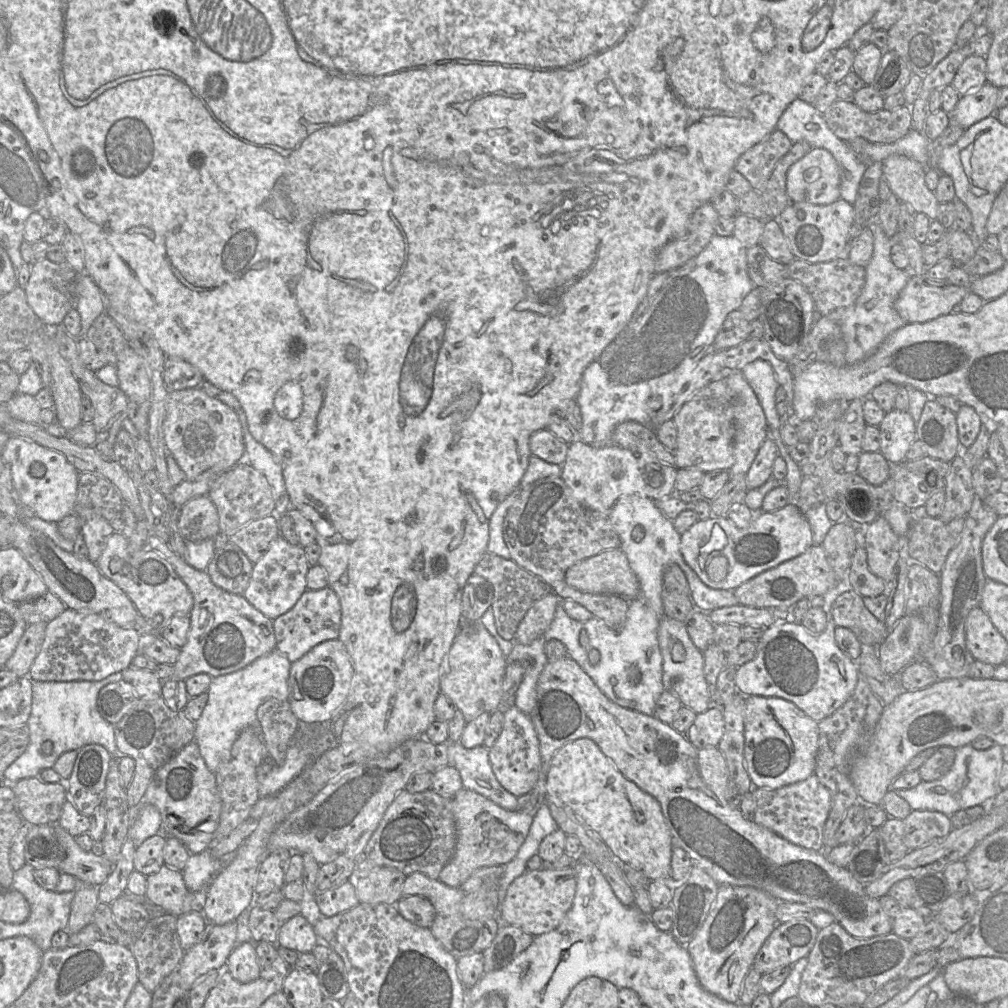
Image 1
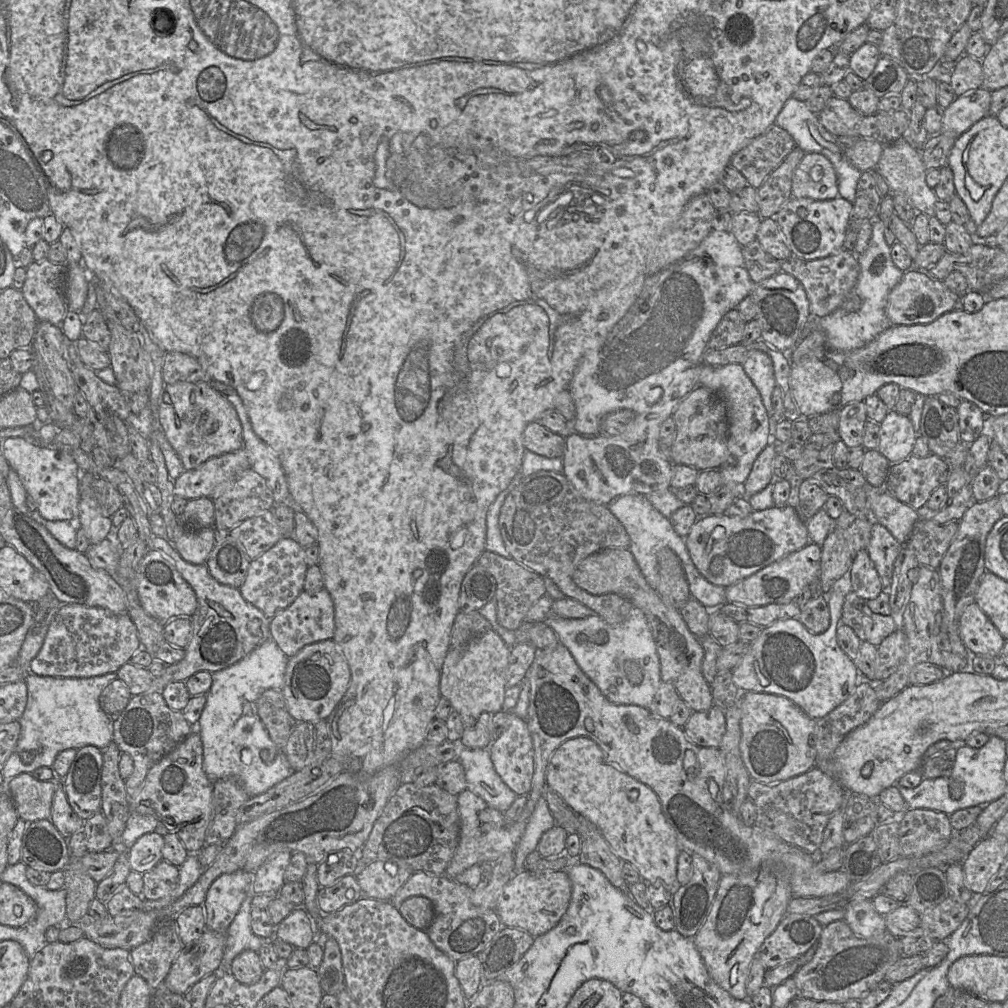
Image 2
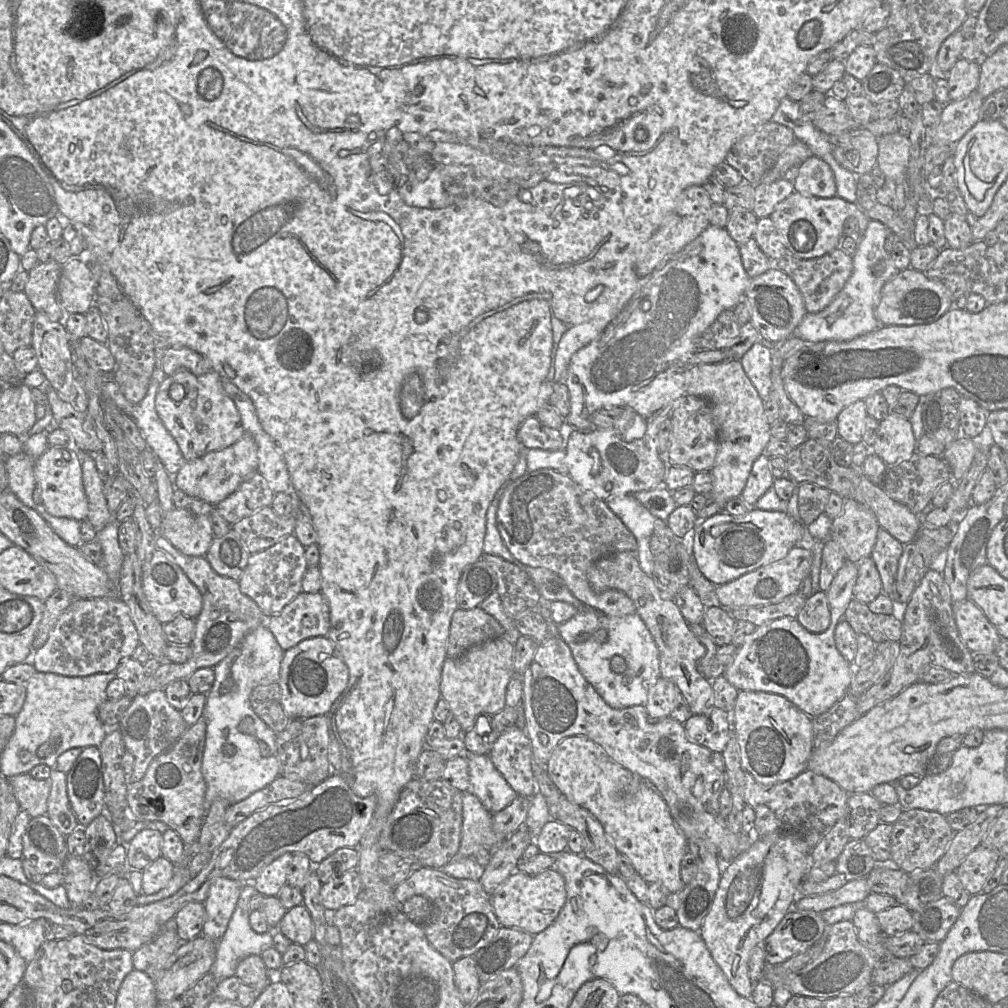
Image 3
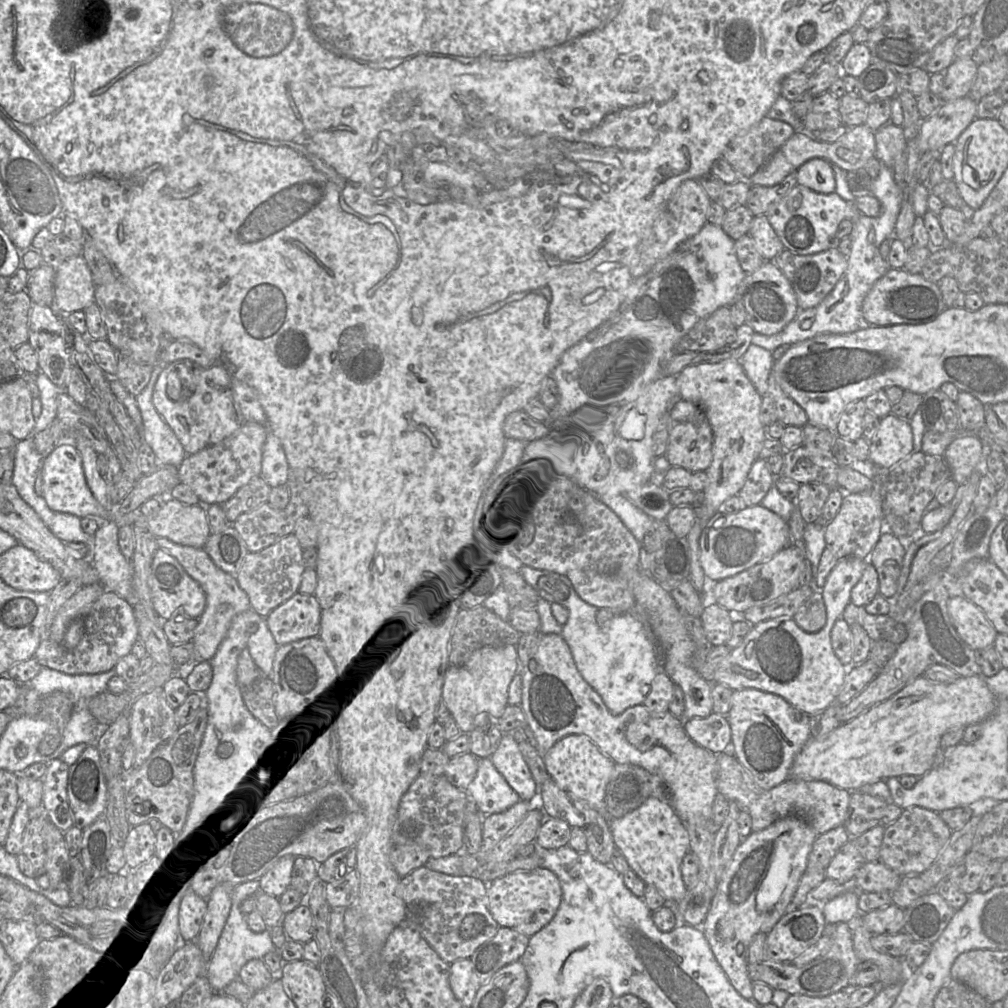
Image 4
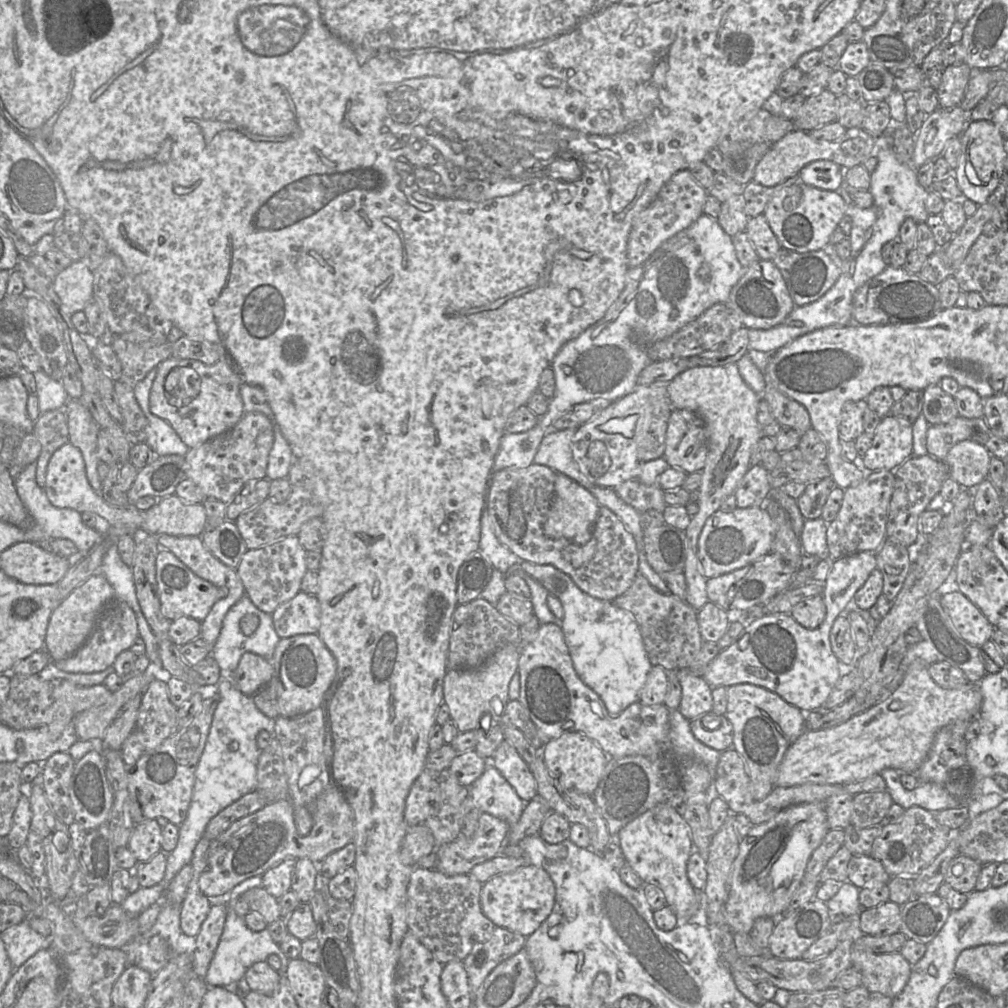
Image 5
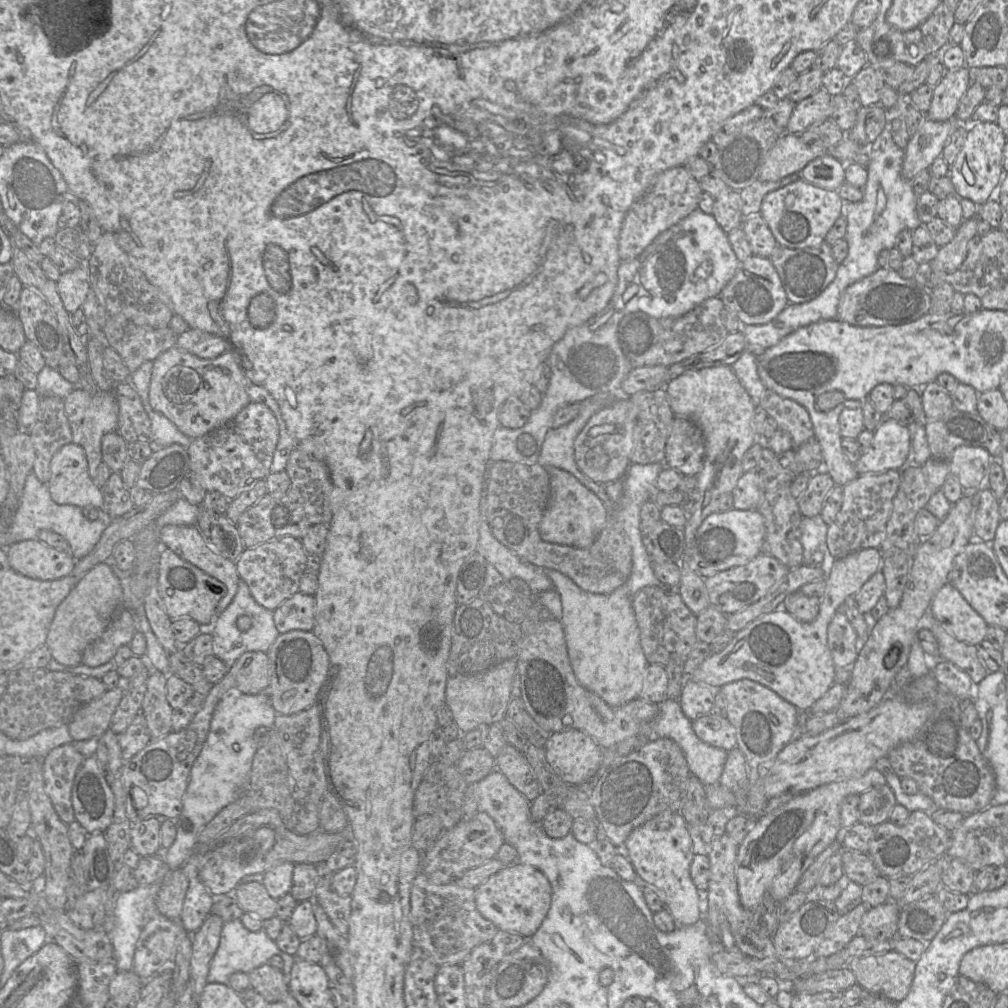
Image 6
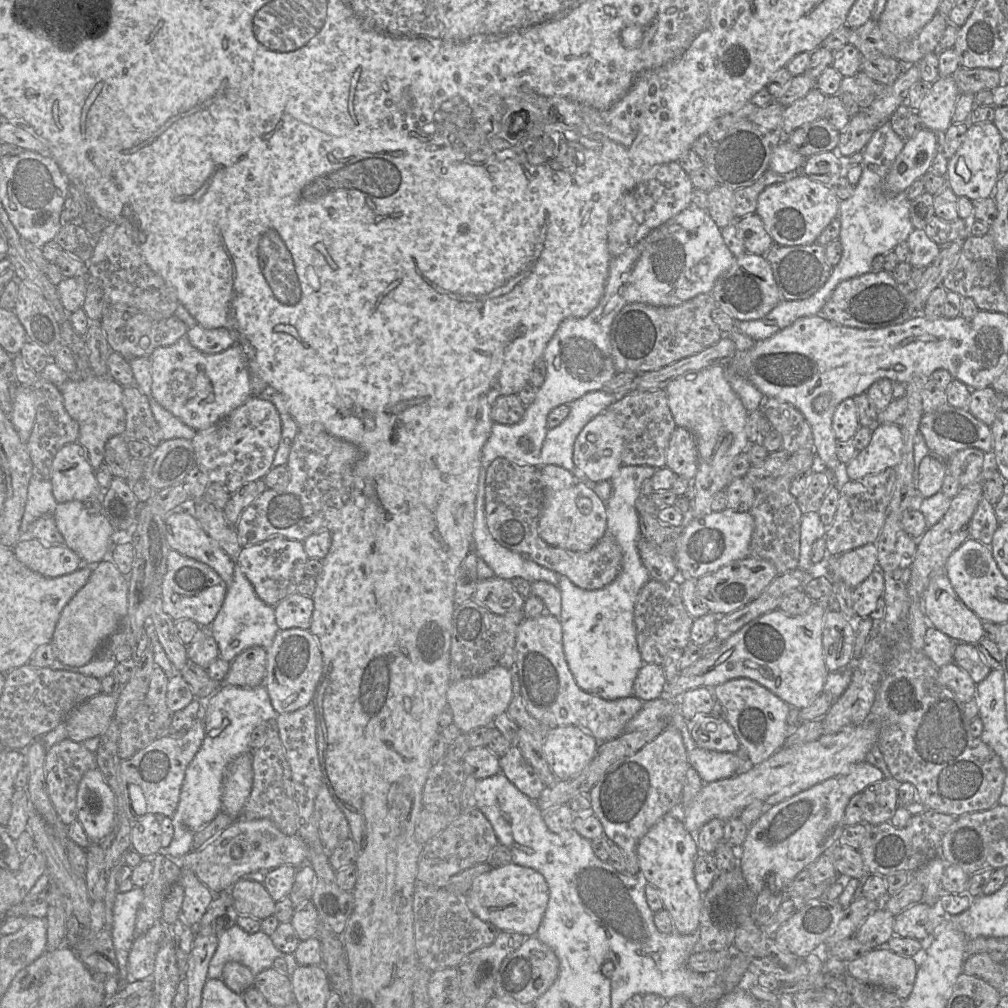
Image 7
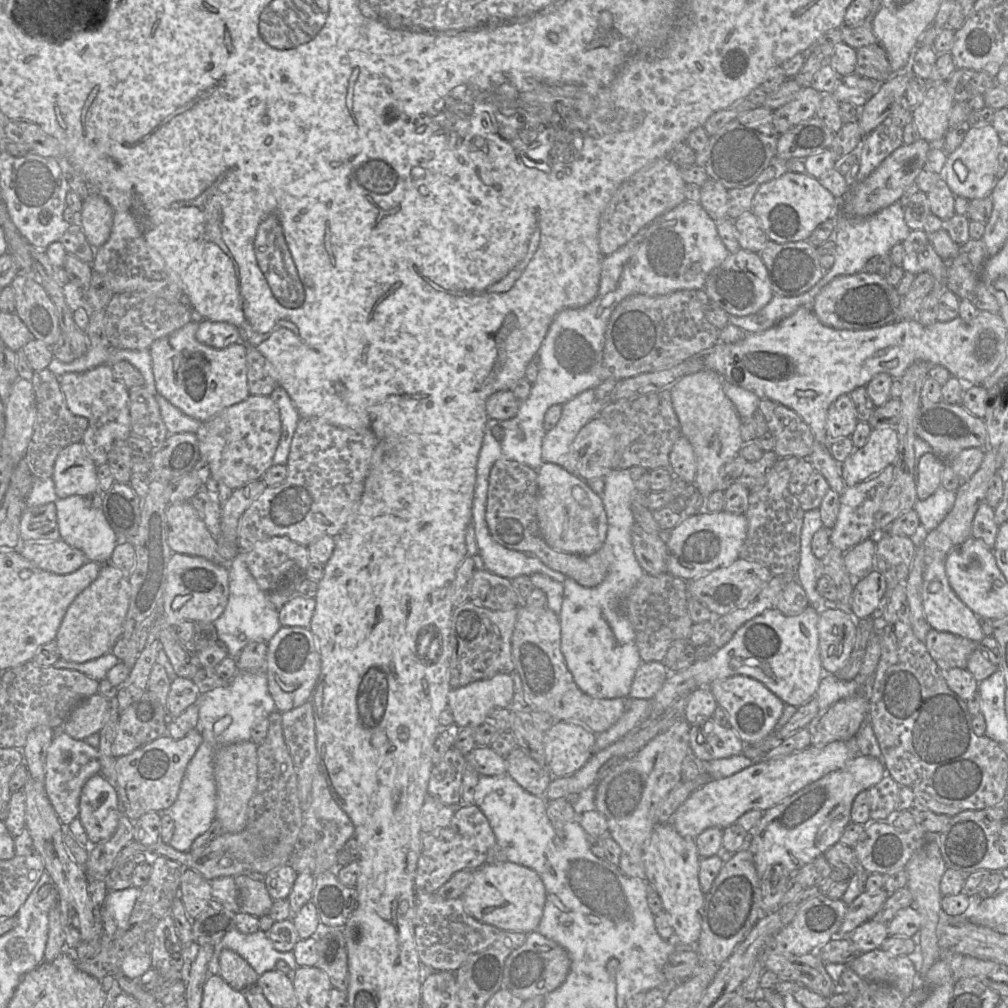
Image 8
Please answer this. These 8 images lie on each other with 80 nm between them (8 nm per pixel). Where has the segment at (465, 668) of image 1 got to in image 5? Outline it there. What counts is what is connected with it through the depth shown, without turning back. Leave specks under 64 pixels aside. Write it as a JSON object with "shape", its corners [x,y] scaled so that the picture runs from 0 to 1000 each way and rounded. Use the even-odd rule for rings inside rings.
{"shape":[[[502,641],[492,646],[481,659],[469,665],[443,665],[440,672],[440,697],[445,701],[446,712],[450,714],[454,725],[471,724],[481,707],[496,716],[496,712],[505,696],[505,678],[514,666],[516,644],[514,641]]]}

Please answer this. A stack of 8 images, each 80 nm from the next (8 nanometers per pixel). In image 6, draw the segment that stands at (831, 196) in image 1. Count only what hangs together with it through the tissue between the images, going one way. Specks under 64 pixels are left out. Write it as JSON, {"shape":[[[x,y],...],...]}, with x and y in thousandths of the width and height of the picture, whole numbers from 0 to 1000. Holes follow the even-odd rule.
{"shape":[[[823,154],[804,160],[794,170],[794,177],[811,186],[829,189],[838,180],[834,161]]]}

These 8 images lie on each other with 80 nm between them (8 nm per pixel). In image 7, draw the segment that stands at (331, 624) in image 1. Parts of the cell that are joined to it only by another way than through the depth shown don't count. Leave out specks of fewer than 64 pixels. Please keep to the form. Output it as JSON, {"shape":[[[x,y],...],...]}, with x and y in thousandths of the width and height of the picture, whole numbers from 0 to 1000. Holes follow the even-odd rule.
{"shape":[[[292,588],[273,602],[274,618],[278,625],[288,623],[307,624],[312,597],[309,591]]]}

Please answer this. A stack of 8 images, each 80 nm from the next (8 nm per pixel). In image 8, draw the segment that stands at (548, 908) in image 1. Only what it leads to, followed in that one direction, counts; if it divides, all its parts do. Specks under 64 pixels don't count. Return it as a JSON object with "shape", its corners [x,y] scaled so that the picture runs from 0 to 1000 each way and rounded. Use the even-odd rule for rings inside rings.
{"shape":[[[506,854],[482,856],[470,863],[468,874],[457,892],[462,906],[475,915],[489,918],[497,924],[525,927],[533,923],[538,912],[542,882],[535,867],[525,860]]]}

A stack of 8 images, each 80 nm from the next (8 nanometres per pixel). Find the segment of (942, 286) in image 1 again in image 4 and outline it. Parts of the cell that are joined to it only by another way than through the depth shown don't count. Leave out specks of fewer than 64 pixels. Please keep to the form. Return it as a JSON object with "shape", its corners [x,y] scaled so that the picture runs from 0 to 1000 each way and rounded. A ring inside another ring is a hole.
{"shape":[[[883,266],[871,277],[860,291],[855,311],[863,323],[883,323],[891,321],[917,321],[938,307],[935,291],[930,281],[922,280],[914,272],[905,272],[898,267]]]}

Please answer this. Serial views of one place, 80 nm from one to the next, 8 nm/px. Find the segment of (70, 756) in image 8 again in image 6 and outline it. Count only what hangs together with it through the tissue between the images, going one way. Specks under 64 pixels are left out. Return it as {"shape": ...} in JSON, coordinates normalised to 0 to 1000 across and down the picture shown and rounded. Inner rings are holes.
{"shape":[[[68,737],[51,744],[42,753],[46,787],[56,807],[66,818],[74,814],[71,782],[74,770],[84,752],[75,744],[73,737]]]}

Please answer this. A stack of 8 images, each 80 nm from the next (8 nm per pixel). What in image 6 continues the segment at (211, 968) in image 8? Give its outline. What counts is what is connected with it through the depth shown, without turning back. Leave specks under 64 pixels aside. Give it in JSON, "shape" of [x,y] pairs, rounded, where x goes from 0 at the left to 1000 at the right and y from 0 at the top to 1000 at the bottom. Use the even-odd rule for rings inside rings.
{"shape":[[[238,912],[224,915],[221,918],[218,936],[208,955],[205,967],[205,975],[226,976],[226,971],[233,964],[242,964],[247,966],[252,961],[265,956],[270,948],[278,948],[281,951],[281,967],[284,968],[284,974],[287,977],[287,968],[294,948],[287,947],[276,940],[262,923],[249,925],[242,920]]]}

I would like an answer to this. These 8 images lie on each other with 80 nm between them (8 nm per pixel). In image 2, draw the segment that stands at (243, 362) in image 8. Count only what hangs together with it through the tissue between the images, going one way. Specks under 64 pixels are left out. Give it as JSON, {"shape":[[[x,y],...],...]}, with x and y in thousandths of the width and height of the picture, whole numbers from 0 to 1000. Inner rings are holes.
{"shape":[[[207,379],[164,381],[159,395],[158,423],[184,466],[191,466],[210,453],[241,444],[235,409]]]}

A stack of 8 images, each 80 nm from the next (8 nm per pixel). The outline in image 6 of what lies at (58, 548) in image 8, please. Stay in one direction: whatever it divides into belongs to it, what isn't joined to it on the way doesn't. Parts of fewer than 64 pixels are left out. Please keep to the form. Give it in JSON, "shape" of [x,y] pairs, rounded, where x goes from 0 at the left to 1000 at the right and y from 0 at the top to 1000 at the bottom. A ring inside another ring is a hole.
{"shape":[[[38,535],[19,537],[5,545],[10,562],[32,574],[56,575],[69,570],[75,558],[70,549],[59,547]]]}

